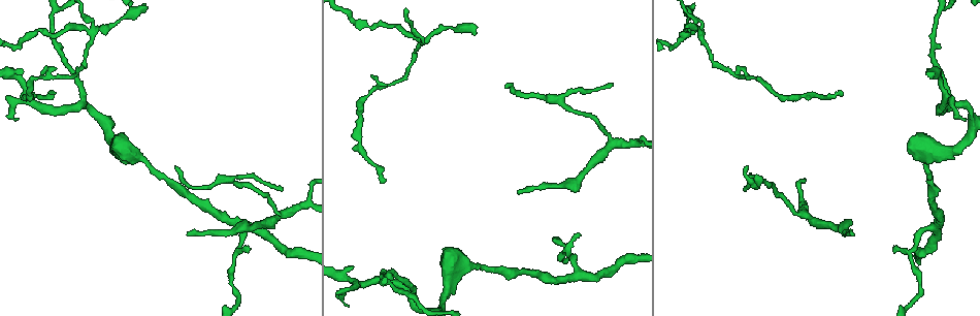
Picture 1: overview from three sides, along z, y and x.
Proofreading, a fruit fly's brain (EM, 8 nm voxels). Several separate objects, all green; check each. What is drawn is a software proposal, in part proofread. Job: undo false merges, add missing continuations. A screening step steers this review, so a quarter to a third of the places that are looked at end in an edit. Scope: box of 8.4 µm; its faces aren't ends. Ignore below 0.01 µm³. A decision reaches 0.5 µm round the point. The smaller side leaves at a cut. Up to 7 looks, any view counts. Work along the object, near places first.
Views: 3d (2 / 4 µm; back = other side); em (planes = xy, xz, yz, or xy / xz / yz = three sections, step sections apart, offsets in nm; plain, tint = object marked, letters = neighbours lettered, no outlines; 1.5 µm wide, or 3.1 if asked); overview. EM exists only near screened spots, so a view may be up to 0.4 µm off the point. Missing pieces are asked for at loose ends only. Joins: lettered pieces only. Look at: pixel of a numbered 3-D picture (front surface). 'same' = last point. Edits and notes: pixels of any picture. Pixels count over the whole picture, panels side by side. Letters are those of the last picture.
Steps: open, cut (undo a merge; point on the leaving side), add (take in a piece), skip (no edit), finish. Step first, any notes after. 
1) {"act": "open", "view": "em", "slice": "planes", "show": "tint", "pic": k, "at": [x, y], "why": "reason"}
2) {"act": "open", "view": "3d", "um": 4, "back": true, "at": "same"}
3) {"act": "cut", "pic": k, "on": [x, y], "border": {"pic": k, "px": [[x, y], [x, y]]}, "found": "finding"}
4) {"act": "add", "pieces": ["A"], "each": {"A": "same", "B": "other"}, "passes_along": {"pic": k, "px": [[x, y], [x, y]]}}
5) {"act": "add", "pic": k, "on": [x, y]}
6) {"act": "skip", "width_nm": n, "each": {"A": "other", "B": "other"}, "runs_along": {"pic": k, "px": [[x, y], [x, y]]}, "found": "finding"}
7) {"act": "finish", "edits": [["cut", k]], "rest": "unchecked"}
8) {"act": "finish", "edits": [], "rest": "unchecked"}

{"act": "open", "view": "em", "slice": "planes", "show": "letters", "pic": 1, "at": [356, 287], "why": "sharp bend"}

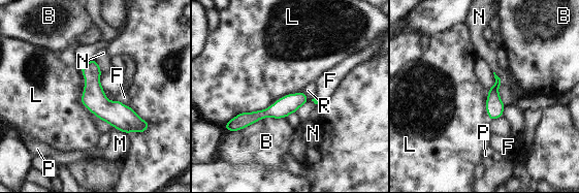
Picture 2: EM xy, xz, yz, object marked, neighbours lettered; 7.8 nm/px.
{"act": "skip", "longest_contact_nm": ["L", 650], "each": {"B": "other", "F": "other", "L": "other", "M": "other", "N": "other", "P": "other", "R": "other"}, "border": {"pic": 2, "px": [[285, 117], [261, 118], [227, 131]]}, "found": "all the same cell"}

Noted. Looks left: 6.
{"act": "open", "view": "em", "slice": "planes", "show": "tint", "pic": 1, "at": [843, 93], "why": "long arm stops here"}

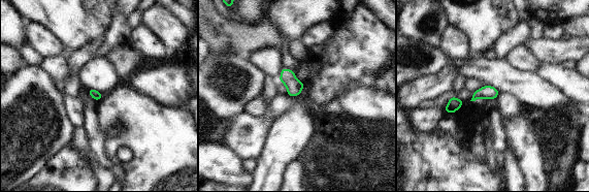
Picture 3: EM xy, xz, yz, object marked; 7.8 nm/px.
{"act": "open", "view": "em", "slice": "planes", "show": "letters", "at": "same"}

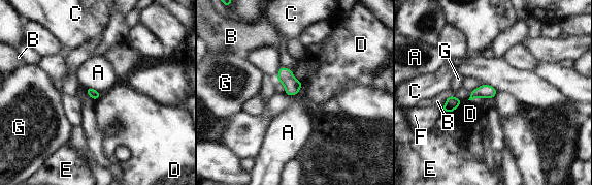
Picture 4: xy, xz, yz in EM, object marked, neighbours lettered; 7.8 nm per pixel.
{"act": "skip", "each": {"A": "other", "B": "other", "C": "other", "D": "other", "E": "other", "F": "other", "G": "other"}, "border": {"pic": 4, "px": [[86, 87], [92, 87], [101, 94]]}, "found": "none of them fits"}

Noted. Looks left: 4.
{"act": "open", "view": "em", "slice": "yz", "step": 8, "show": "letters", "pic": 1, "at": [894, 252], "why": "free end"}

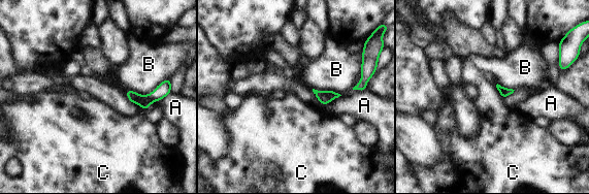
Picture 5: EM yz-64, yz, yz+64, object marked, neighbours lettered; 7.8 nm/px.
{"act": "skip", "each": {"A": "other", "B": "other", "C": "other"}, "border": {"pic": 5, "px": [[163, 97], [154, 101], [146, 109]]}, "found": "none of them fits"}

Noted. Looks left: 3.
{"act": "finish", "edits": [], "rest": "unchecked"}

